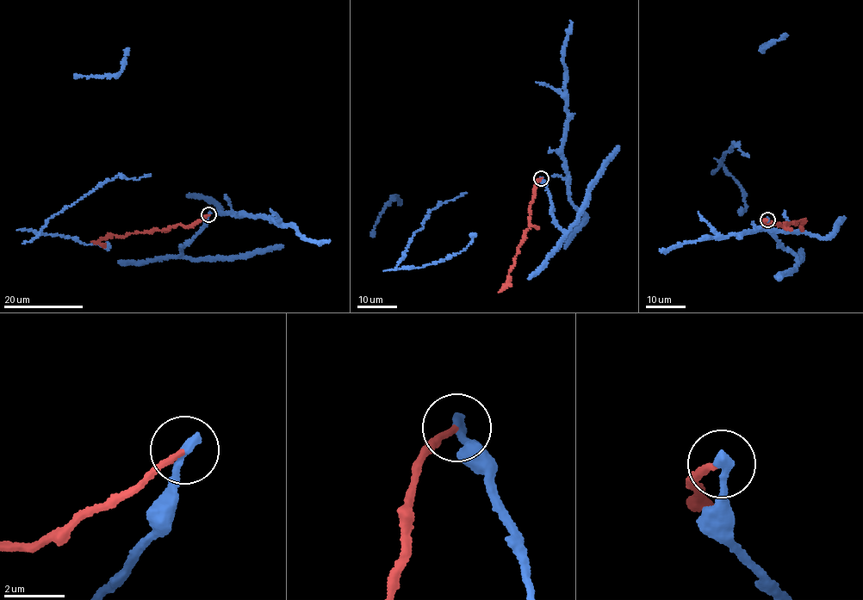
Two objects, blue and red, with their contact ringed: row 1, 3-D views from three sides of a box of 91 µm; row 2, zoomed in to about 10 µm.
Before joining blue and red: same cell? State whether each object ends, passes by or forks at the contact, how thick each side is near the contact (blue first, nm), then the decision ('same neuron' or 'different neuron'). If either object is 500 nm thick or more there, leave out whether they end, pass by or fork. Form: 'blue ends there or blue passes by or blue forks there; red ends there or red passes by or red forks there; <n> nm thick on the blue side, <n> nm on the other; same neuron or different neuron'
blue ends there; red ends there; 360 nm thick on the blue side, 170 nm on the other; different neuron

